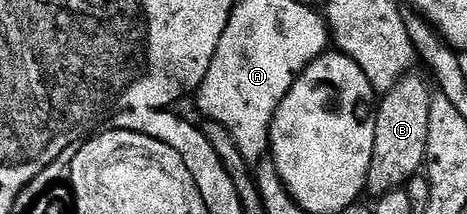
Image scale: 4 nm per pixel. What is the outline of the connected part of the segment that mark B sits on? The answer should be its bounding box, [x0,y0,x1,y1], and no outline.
[367,72,433,198]

